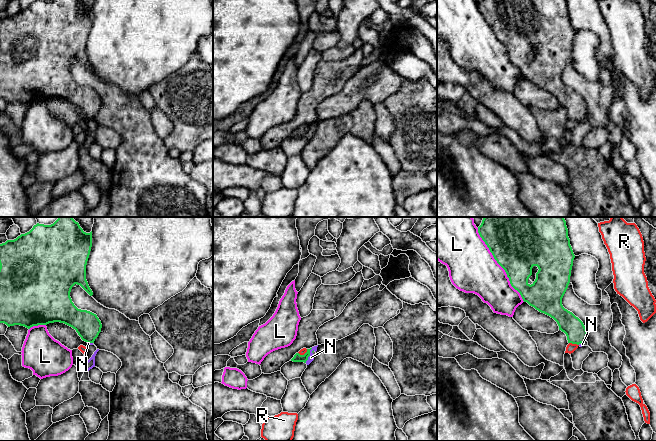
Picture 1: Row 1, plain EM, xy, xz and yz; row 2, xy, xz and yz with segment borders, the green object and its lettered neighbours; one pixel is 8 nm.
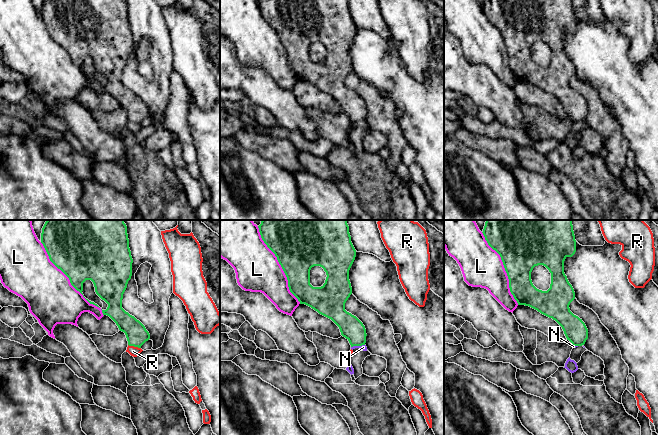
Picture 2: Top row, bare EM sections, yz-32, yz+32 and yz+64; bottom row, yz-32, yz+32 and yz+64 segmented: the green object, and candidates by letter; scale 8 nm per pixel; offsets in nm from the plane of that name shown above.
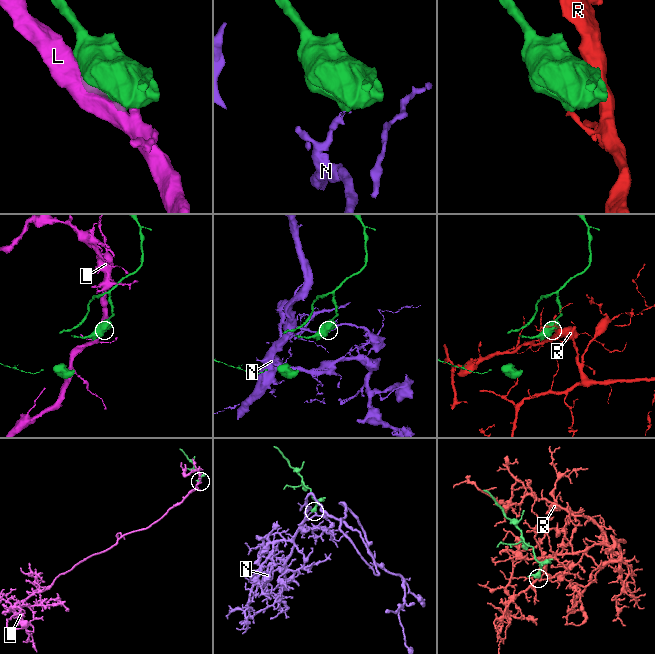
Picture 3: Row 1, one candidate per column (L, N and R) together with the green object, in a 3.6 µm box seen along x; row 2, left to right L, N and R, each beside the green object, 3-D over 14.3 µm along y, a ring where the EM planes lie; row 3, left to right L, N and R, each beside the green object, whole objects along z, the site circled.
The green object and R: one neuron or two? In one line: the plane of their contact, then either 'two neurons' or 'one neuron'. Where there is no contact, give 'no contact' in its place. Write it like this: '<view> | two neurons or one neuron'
yz | two neurons

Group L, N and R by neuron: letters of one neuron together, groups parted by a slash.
L / N / R

